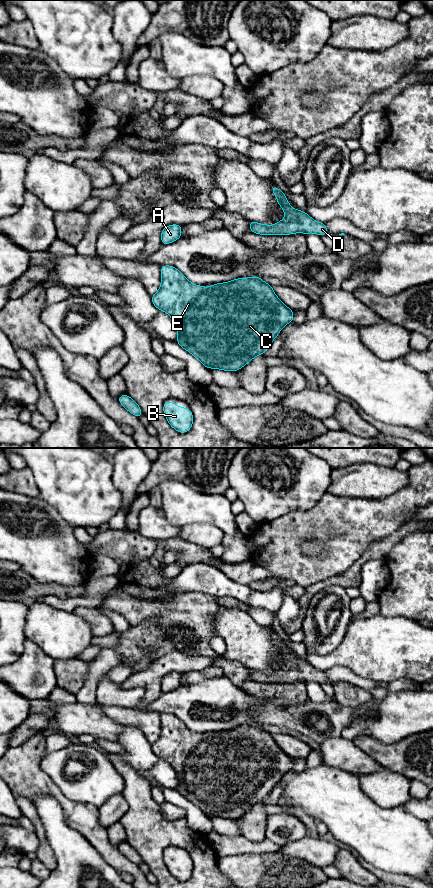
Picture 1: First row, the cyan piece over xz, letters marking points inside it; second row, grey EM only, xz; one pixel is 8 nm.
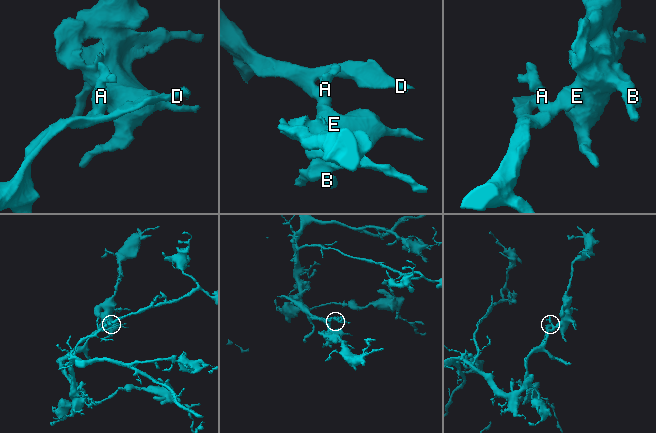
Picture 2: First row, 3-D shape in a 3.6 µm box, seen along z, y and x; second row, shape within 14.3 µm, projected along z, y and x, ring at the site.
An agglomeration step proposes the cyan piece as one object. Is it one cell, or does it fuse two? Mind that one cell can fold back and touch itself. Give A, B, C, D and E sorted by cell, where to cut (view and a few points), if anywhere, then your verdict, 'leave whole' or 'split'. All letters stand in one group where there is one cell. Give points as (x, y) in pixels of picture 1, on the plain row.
A B C D E | no cut | leave whole

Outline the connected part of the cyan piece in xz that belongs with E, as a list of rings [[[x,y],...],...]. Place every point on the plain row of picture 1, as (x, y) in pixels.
[[[170,713],[161,714],[161,733],[151,744],[153,753],[166,760],[176,772],[178,791],[208,817],[236,820],[254,805],[266,800],[282,776],[293,770],[294,760],[274,741],[273,735],[260,725],[238,726],[211,735],[192,732],[178,717]]]

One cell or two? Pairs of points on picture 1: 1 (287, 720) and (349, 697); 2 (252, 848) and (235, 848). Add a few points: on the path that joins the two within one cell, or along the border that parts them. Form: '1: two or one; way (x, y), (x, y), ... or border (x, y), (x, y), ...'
1: two; border (336, 700), (342, 705), (355, 707)
2: one; way (248, 848), (239, 848)

